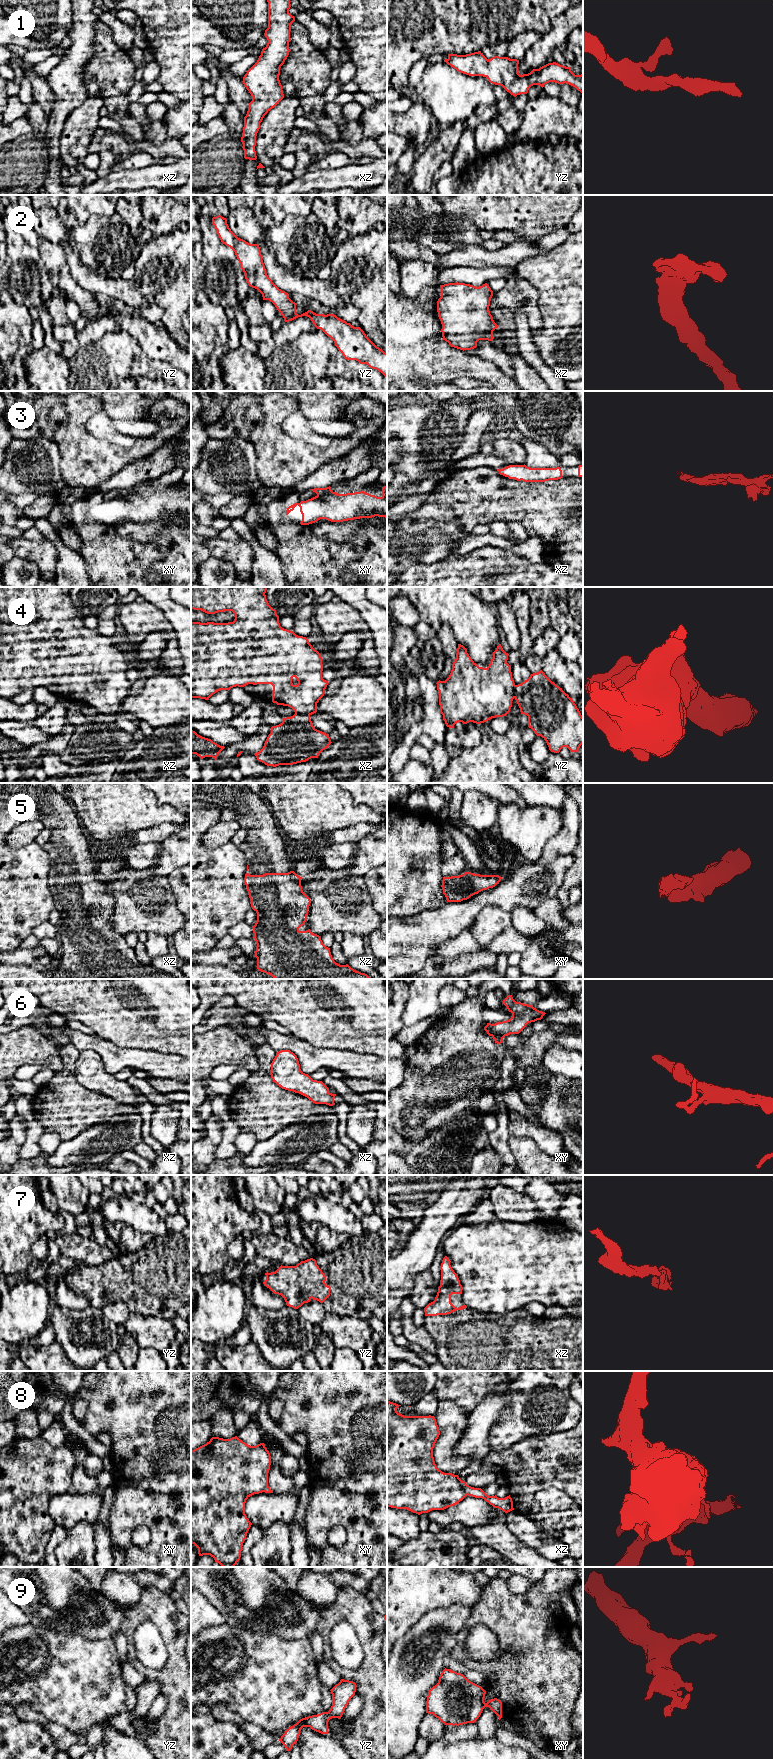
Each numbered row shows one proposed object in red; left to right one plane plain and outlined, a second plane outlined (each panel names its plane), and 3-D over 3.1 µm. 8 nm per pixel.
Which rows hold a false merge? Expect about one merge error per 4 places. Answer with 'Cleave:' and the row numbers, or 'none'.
Cleave: 4, 8

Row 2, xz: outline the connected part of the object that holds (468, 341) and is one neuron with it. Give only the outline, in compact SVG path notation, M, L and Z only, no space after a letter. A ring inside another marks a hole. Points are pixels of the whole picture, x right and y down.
M465 283L440 285L441 297L437 301L438 317L442 324L443 340L451 347L471 350L477 347L479 340L493 341L493 331L498 328L489 311L493 291L487 283L476 287Z

